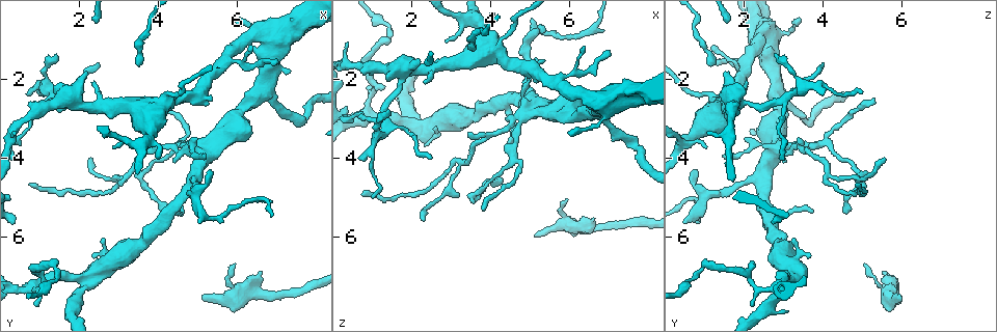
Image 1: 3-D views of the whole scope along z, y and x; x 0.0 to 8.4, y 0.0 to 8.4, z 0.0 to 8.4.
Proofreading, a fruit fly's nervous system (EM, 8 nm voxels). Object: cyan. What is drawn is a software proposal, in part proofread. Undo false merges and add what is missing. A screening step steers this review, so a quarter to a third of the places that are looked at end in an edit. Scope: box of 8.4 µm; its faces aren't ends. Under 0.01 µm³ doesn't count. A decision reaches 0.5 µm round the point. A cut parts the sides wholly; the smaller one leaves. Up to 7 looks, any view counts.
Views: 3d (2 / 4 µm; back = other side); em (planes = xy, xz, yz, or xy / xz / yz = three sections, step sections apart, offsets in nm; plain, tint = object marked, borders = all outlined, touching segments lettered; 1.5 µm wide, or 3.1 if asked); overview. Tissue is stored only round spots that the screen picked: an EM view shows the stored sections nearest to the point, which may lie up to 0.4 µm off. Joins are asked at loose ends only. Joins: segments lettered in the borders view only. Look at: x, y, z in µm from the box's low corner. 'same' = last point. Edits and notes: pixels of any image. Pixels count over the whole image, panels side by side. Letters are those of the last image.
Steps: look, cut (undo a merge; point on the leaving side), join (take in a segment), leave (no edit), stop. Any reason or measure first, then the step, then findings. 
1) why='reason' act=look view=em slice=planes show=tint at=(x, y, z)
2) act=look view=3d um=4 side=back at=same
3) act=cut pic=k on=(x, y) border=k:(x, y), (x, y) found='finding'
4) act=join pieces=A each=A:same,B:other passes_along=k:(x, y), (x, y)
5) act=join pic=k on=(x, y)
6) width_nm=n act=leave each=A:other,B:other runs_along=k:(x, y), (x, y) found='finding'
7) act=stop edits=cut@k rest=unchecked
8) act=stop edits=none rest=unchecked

act=look view=em slice=planes show=borders at=(1.80, 2.50, 1.80)

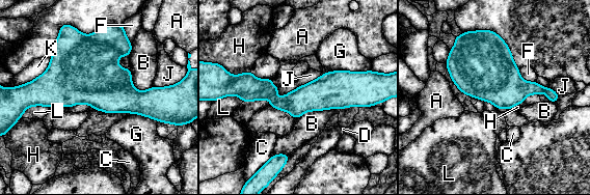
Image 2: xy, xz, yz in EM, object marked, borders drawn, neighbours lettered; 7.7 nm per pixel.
act=leave each=A:other,B:other,C:other,D:other,F:other,G:other,H:other,J:other,K:other,L:other border=2:(518, 68), (526, 81), (536, 82) found='one neuron here'

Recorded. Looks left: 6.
why='abrupt turn' act=look view=em slice=planes show=tint at=(7.55, 3.10, 3.65)

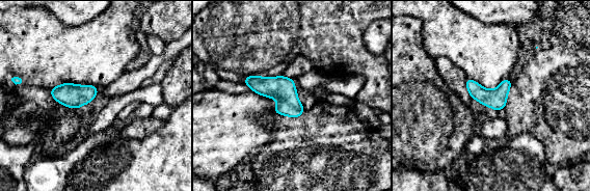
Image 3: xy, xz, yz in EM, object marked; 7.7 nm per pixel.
why='see the neighbours' act=look view=em slice=planes show=borders at=same

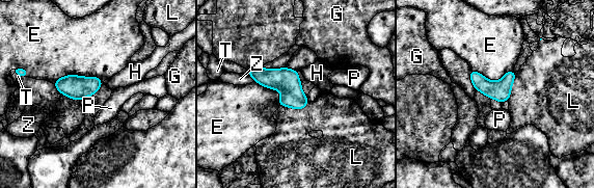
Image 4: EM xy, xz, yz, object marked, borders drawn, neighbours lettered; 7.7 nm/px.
width_nm=160 act=leave each=E:other,G:other,H:other,L:other,P:other,T:other,Z:other found='all the same neuron'

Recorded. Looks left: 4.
why='thin end' act=look view=em slice=planes show=tint at=(3.85, 2.55, 5.35)

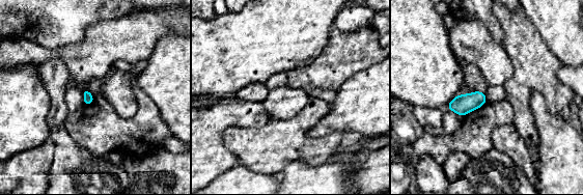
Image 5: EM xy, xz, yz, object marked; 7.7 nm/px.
act=look view=em slice=planes show=borders at=same

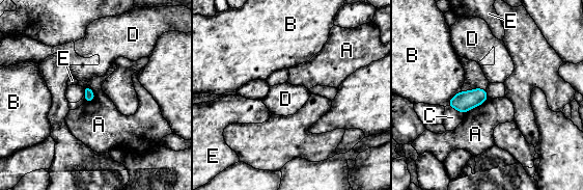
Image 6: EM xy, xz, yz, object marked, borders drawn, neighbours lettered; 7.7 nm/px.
act=leave each=A:other,B:other,C:other,D:other,E:other border=6:(488, 97), (484, 101), (463, 113) found='none of them fits'

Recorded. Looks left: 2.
act=stop edits=none rest=unchecked

